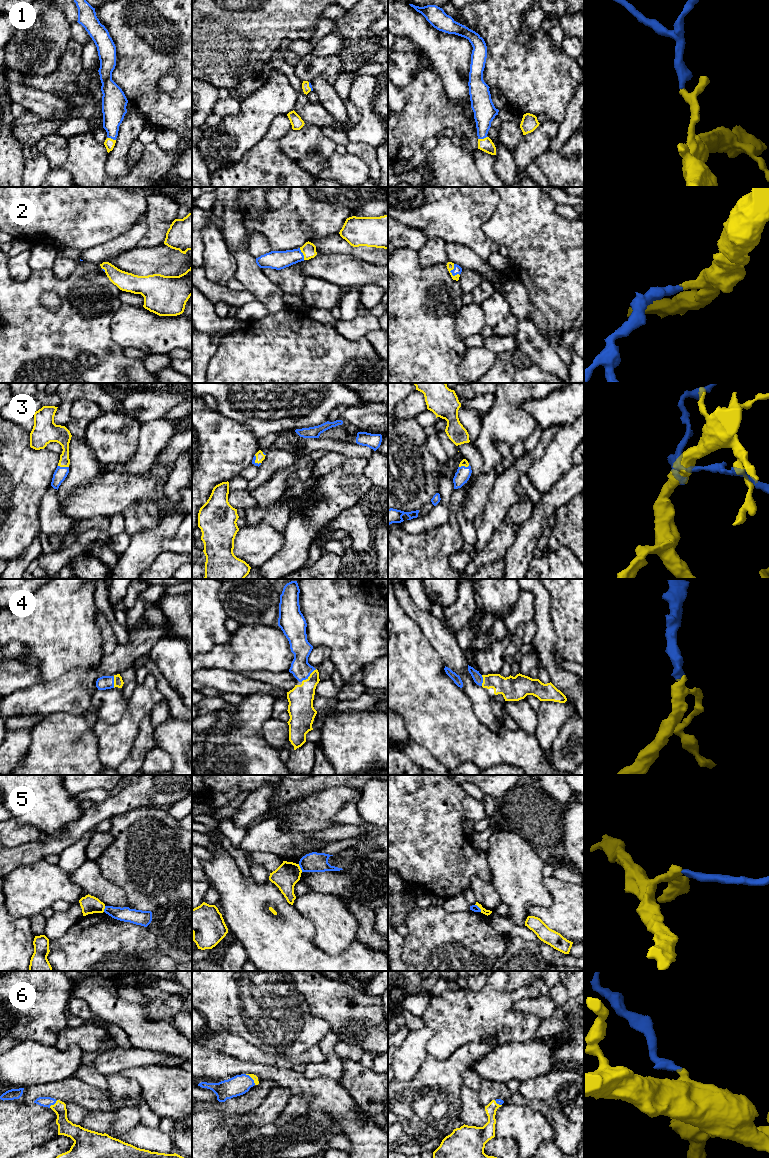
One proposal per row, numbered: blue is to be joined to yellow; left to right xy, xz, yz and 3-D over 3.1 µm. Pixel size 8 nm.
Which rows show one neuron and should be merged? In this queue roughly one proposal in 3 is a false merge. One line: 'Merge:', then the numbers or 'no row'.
Merge: 1, 2, 3, 4, 6

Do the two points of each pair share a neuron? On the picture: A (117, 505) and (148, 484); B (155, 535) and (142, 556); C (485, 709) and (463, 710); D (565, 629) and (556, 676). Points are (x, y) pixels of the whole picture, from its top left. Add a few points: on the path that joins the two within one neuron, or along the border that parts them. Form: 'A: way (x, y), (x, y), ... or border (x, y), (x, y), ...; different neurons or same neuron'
A: way (125, 497), (134, 488), (140, 486); same neuron
B: way (151, 540), (142, 551); same neuron
C: border (462, 689), (471, 702), (474, 713), (488, 728); different neurons
D: border (553, 629), (556, 635), (556, 650), (558, 652); different neurons

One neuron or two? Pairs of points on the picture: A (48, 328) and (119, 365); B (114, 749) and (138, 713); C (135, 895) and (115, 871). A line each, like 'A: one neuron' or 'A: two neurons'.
A: one neuron
B: one neuron
C: one neuron

